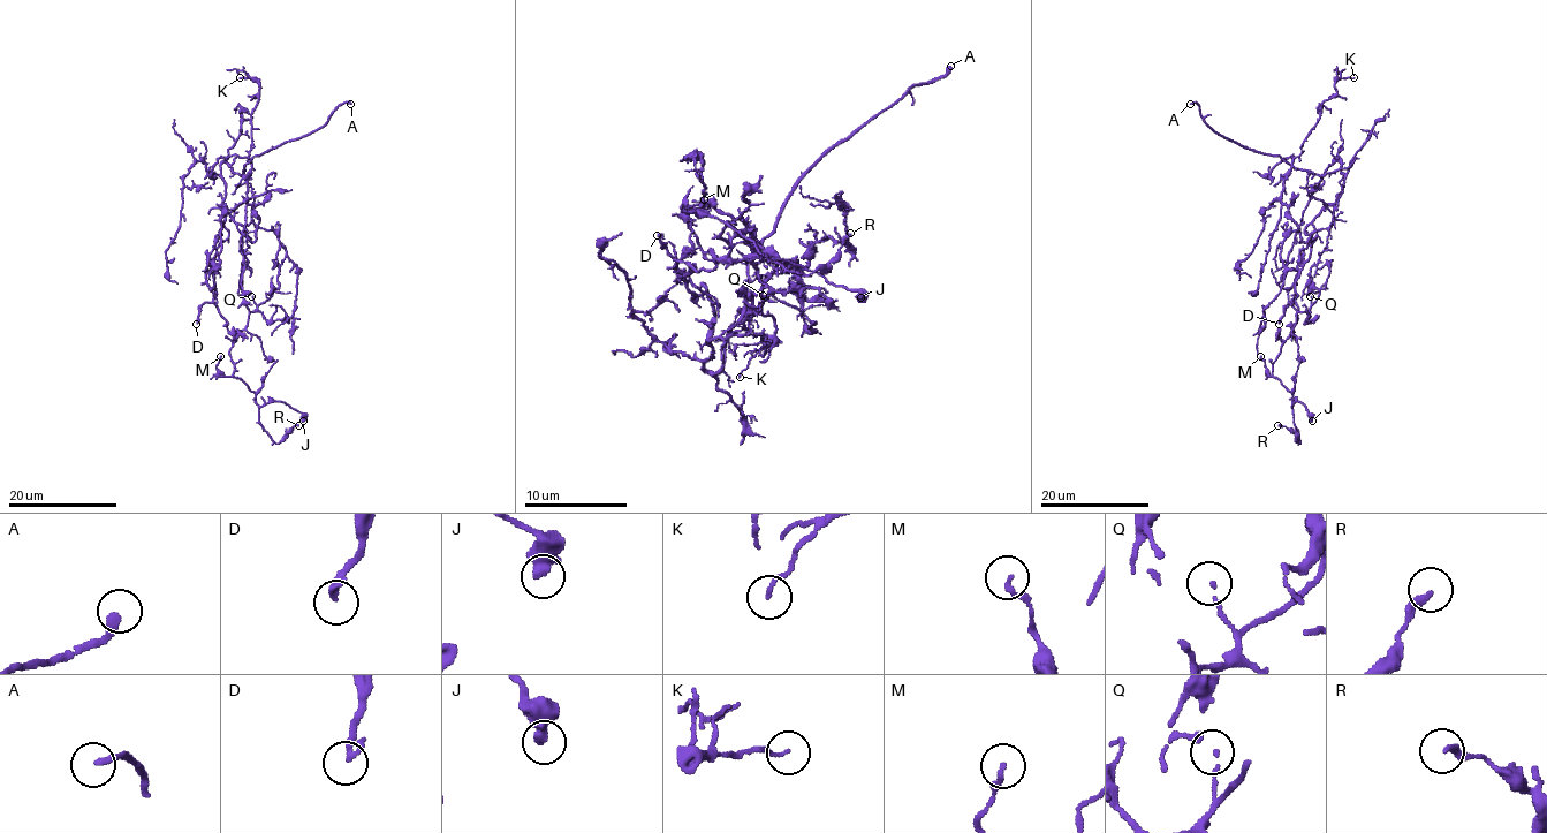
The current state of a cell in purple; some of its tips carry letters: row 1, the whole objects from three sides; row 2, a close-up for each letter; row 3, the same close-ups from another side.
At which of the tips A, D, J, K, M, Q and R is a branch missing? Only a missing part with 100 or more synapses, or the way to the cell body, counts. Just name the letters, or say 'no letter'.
A, D

